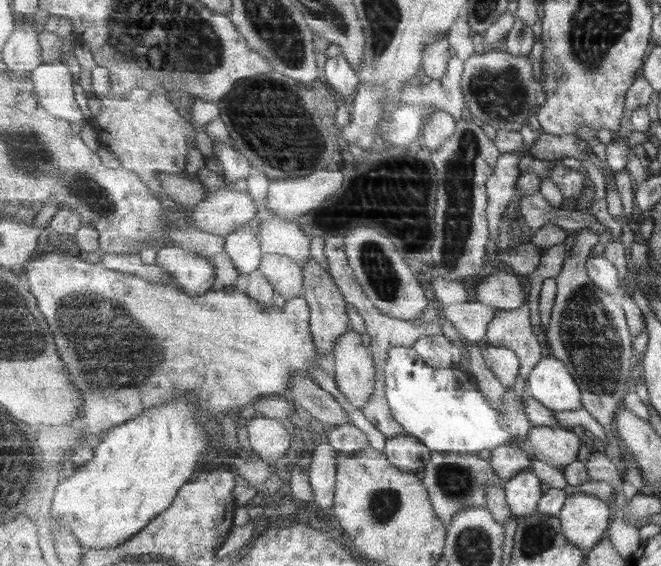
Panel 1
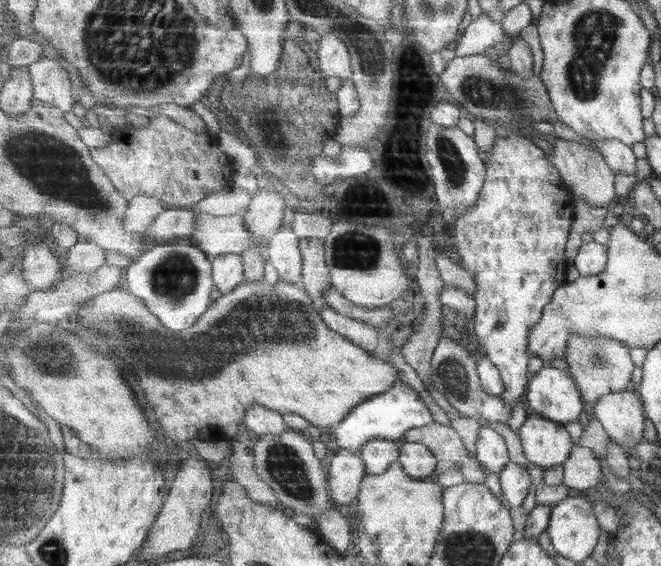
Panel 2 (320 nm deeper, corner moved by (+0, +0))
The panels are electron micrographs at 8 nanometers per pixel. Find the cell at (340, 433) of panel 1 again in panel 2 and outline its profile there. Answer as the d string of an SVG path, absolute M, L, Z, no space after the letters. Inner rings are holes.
M383 438L370 440L359 451L365 462L366 473L381 475L389 470L393 462L399 461L399 448L401 443Z

